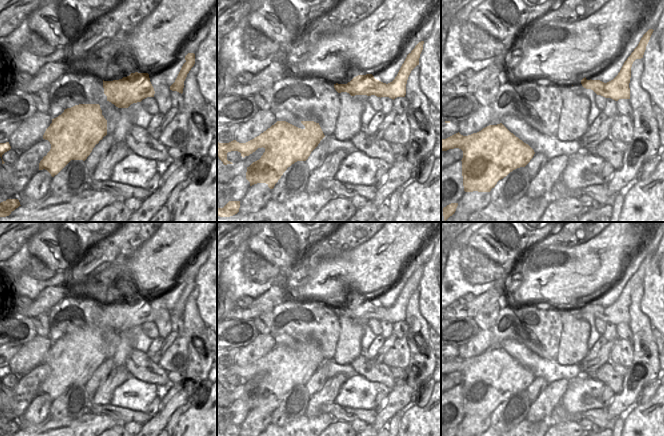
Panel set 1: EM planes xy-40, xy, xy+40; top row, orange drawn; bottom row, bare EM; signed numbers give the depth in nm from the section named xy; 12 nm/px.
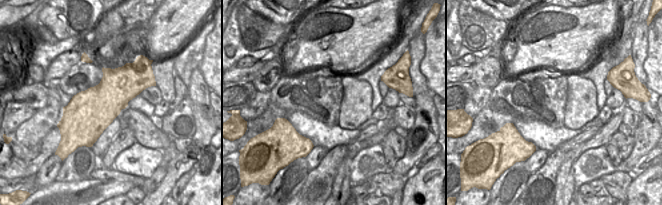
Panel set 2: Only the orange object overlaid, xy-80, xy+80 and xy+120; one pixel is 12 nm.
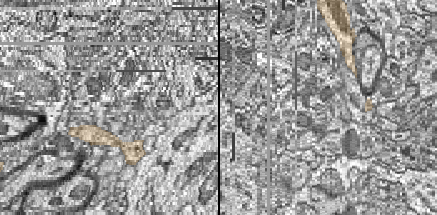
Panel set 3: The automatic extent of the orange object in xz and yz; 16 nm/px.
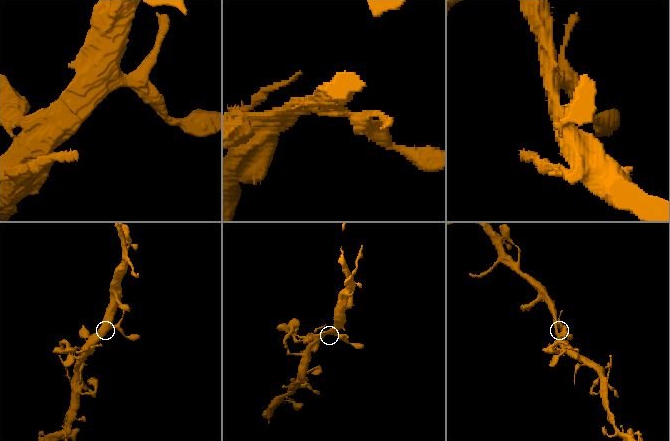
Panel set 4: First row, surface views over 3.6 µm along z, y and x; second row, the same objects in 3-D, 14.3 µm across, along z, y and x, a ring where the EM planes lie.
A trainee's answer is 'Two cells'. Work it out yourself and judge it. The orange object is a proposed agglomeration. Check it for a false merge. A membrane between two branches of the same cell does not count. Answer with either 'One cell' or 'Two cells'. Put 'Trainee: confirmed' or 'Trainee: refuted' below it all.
One cell.
Trainee: refuted

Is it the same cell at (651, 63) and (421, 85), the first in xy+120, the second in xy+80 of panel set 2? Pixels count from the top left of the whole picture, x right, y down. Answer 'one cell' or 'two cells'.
two cells

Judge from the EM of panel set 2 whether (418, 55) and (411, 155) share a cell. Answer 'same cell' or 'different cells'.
same cell

